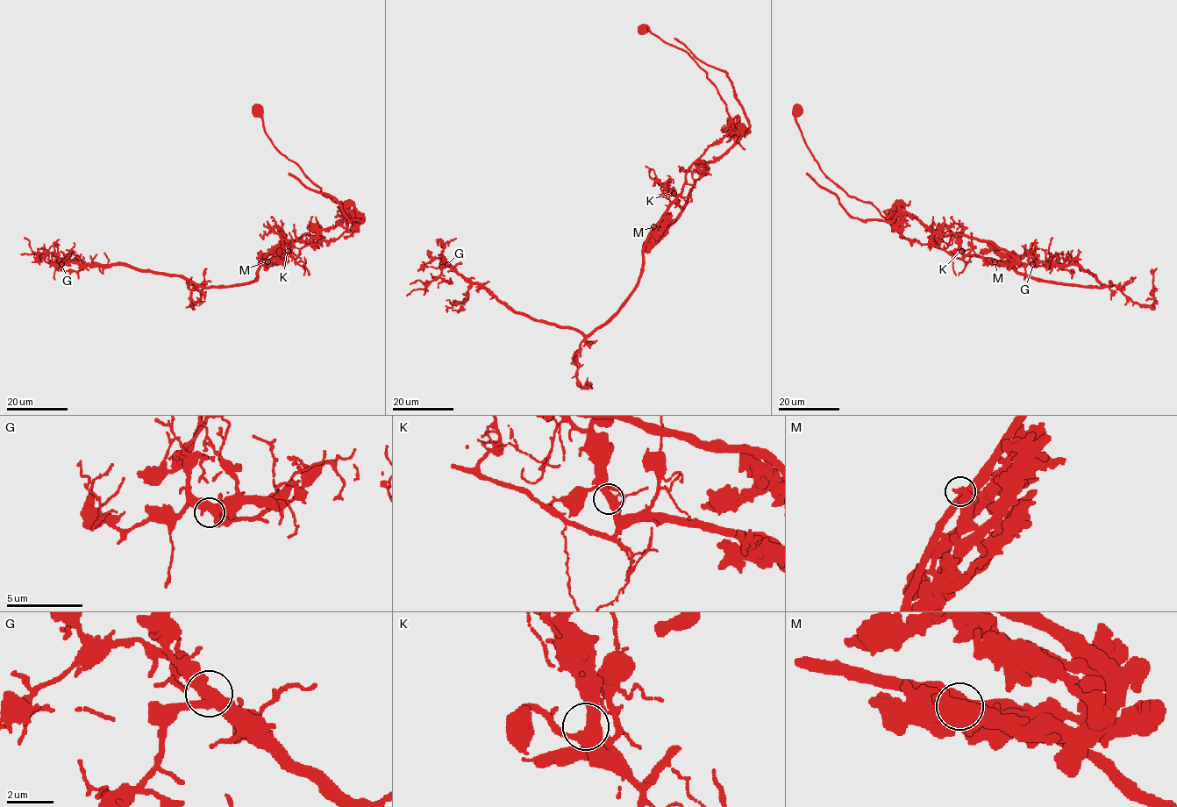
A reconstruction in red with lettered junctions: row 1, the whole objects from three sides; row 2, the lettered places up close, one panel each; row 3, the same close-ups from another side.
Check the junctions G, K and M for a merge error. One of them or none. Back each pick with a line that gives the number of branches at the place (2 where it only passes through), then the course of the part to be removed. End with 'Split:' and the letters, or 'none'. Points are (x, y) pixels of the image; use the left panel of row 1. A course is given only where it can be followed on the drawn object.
M: 3 | (267, 261), (283, 244), (334, 227), (350, 214), (363, 220), (349, 220), (331, 196), (288, 174)
Split: M

